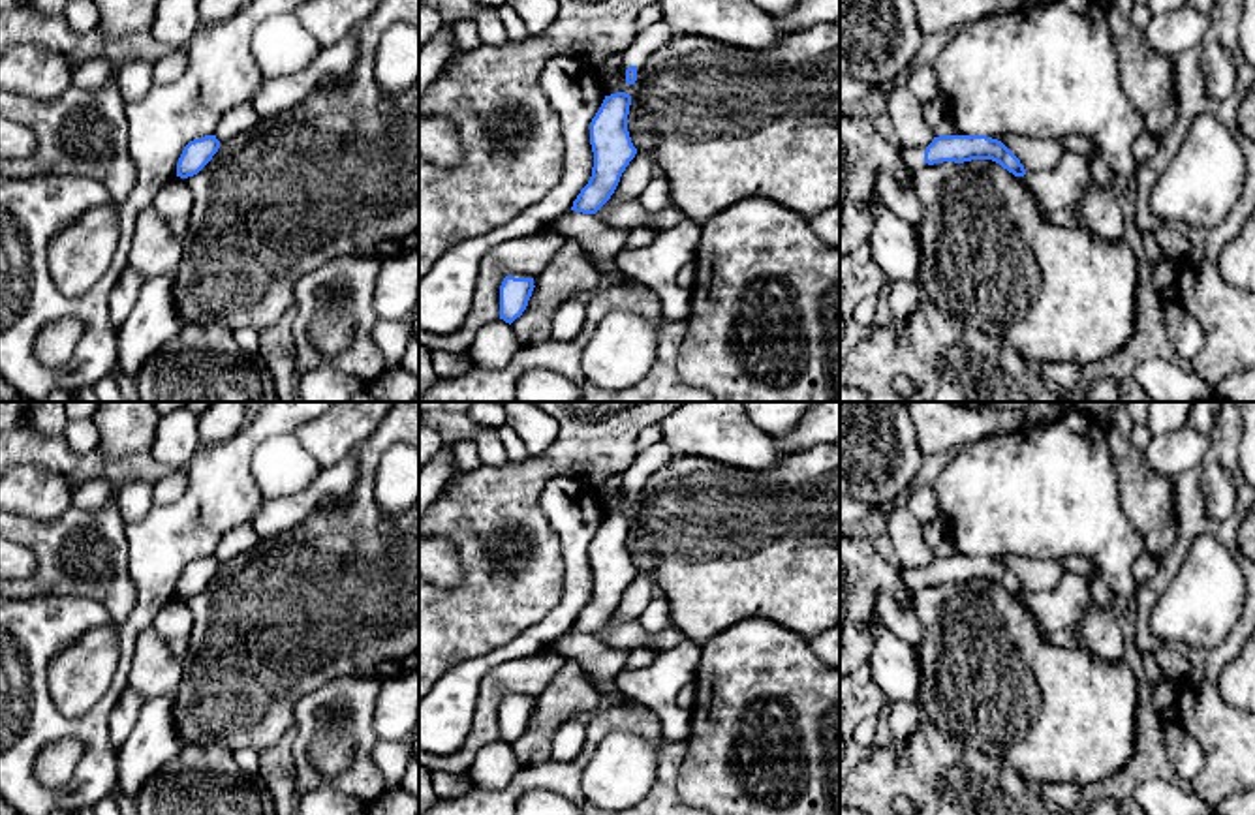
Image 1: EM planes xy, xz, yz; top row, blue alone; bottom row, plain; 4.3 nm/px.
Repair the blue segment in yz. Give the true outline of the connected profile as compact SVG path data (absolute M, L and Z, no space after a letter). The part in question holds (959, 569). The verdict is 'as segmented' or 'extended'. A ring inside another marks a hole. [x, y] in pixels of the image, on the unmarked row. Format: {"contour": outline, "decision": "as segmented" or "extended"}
{"contour": "M939 556L924 569L900 571L902 582L913 597L924 584L971 580L992 580L1015 597L1024 597L1026 590L1020 580L998 560L986 556Z", "decision": "extended"}

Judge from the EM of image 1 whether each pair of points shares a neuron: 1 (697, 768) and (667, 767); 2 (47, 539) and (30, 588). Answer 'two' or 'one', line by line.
1: two
2: one

